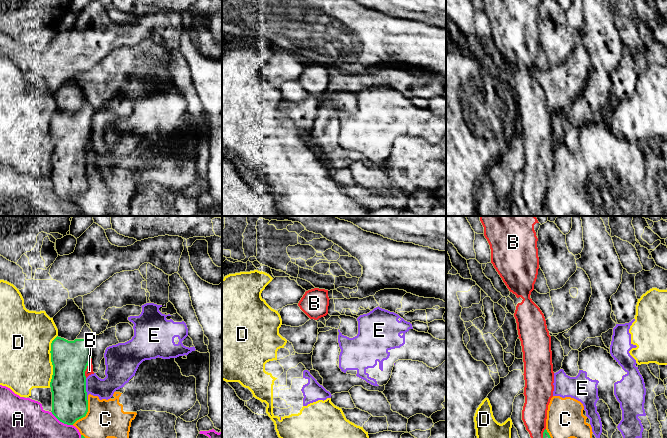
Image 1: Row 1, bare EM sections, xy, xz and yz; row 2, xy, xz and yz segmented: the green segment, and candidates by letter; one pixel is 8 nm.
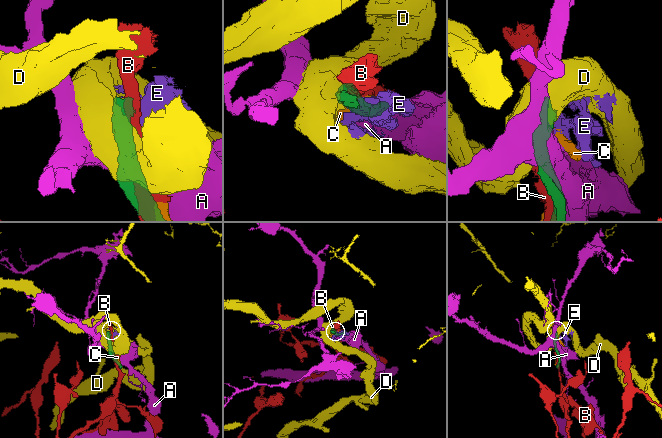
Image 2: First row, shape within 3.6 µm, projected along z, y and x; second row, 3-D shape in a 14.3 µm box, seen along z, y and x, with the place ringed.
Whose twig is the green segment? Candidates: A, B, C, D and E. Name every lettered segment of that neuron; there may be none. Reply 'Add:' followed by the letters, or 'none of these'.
Add: none of these

